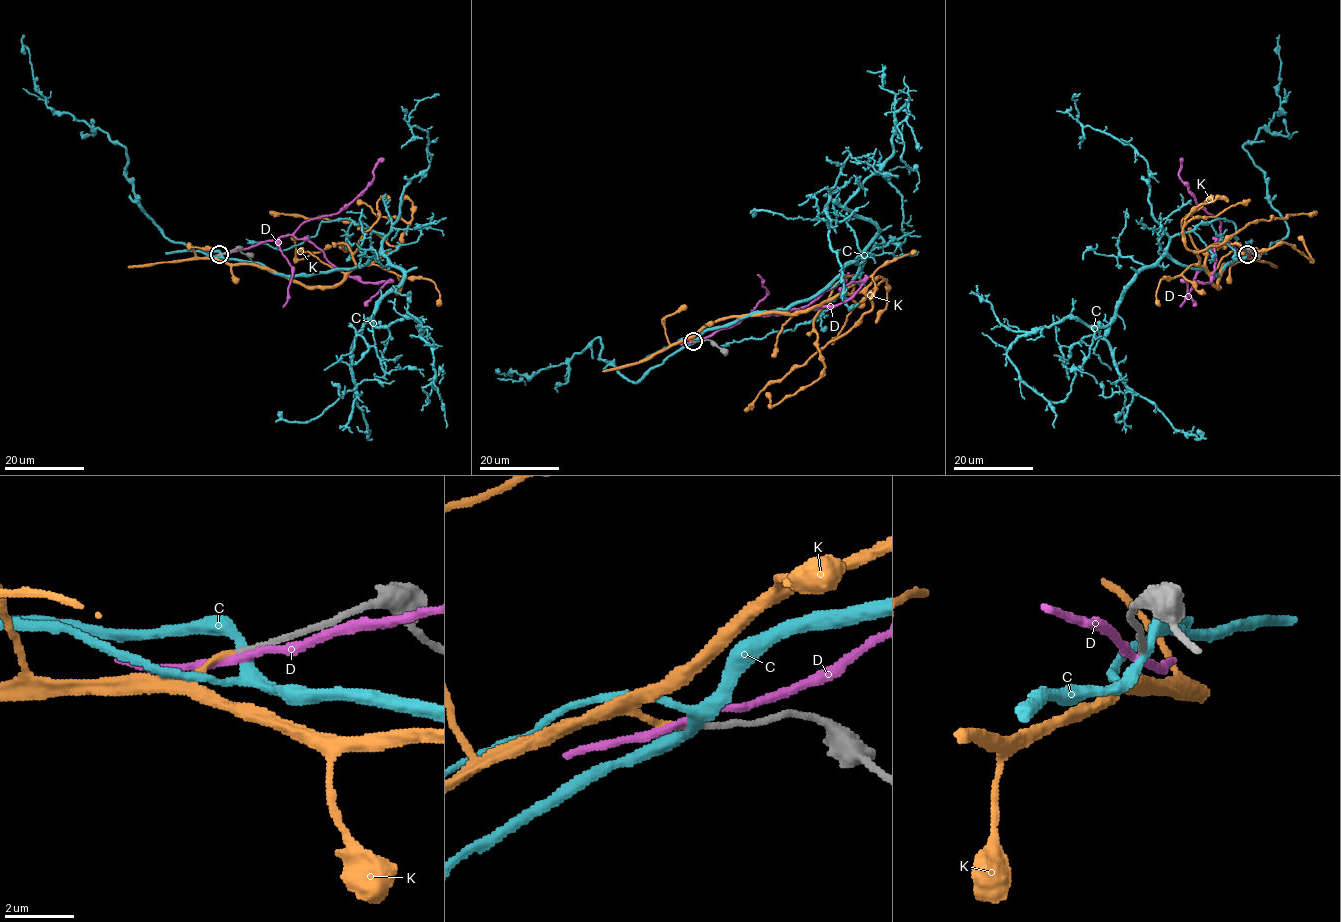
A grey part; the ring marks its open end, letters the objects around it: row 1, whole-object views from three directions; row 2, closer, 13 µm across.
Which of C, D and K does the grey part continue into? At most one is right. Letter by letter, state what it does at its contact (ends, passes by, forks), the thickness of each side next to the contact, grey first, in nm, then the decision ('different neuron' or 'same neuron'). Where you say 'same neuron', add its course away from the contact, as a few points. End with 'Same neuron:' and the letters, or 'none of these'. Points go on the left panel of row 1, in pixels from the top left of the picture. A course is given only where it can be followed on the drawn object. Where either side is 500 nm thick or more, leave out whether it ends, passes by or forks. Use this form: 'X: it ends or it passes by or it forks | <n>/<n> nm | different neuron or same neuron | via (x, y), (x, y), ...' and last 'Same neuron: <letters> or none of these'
C: it forks | 200/260 nm | different neuron
D: it passes by | 190/220 nm | different neuron
K: it ends | 190/160 nm | same neuron | via (219, 254), (229, 264), (268, 268), (306, 286), (335, 287), (398, 246), (339, 219), (269, 211)
Same neuron: K

